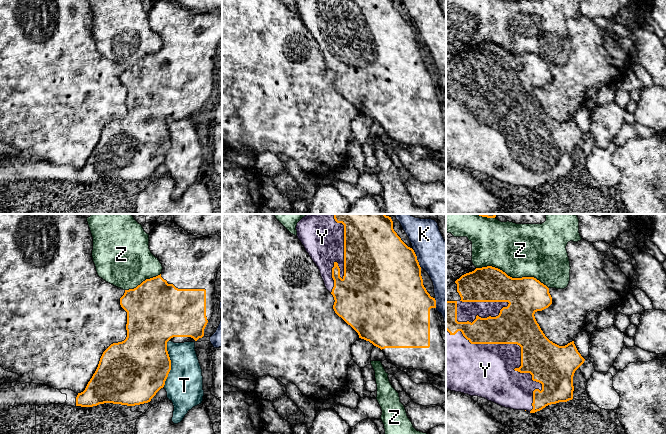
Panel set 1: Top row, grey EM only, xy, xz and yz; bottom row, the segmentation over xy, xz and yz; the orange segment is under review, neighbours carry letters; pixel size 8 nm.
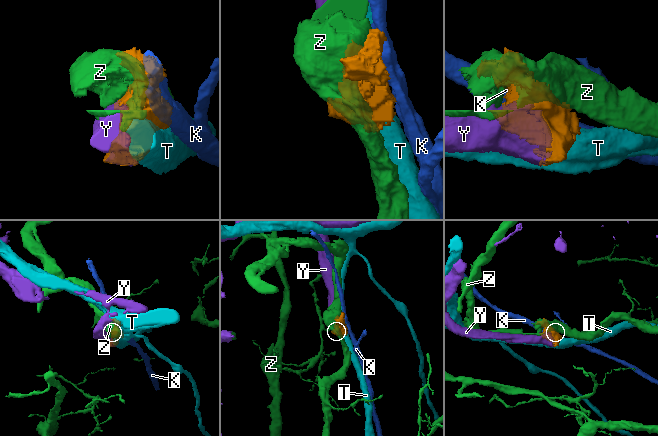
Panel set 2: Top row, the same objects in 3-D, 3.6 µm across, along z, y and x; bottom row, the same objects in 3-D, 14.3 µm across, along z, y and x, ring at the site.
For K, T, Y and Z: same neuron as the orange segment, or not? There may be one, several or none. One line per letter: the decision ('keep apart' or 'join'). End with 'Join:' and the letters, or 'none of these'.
K: keep apart
T: keep apart
Y: join
Z: keep apart
Join: Y

